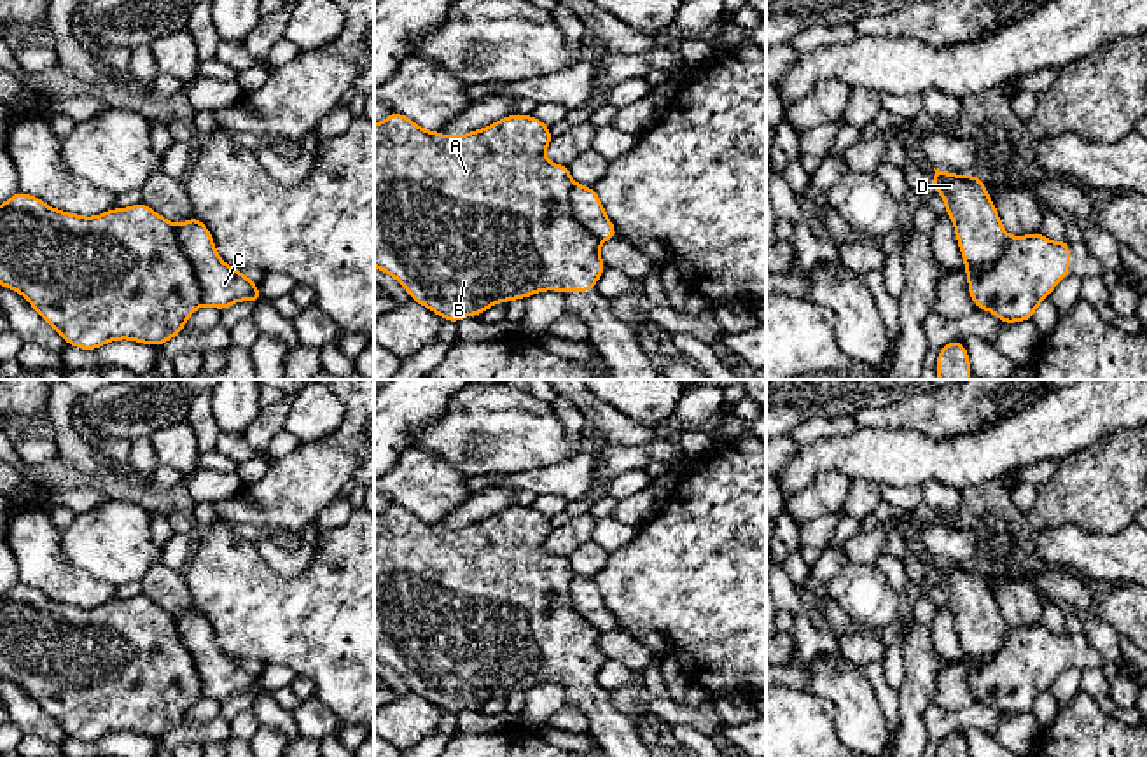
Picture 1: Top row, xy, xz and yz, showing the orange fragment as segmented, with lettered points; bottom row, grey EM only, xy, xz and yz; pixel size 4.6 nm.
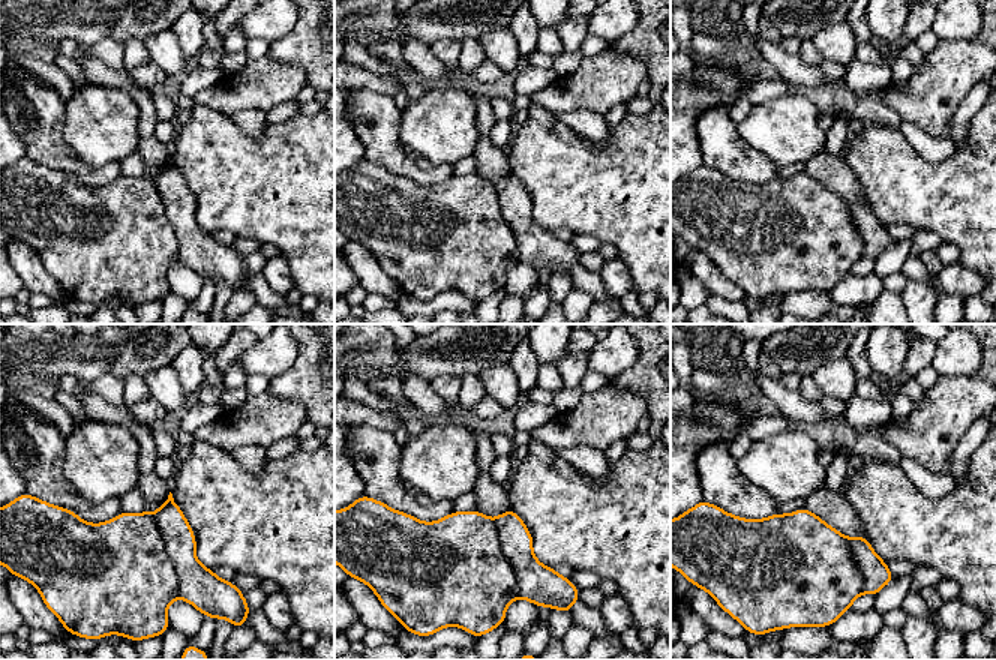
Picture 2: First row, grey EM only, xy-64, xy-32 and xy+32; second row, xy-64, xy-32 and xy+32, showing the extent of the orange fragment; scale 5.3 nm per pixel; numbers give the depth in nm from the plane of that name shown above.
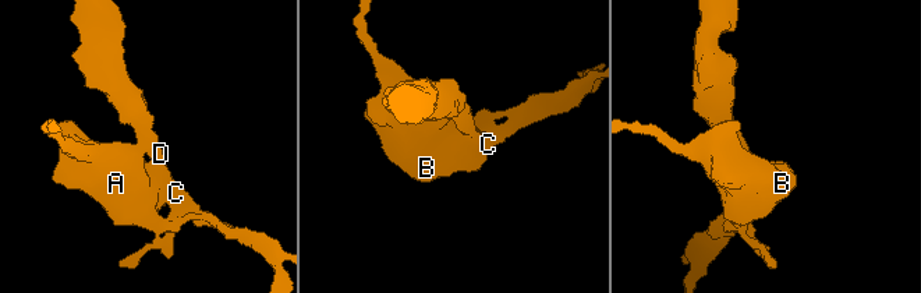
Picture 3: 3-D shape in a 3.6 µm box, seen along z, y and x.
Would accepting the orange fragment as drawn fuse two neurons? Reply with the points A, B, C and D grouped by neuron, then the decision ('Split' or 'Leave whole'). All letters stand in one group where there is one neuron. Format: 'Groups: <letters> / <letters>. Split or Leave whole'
Groups: A B / C D. Split

